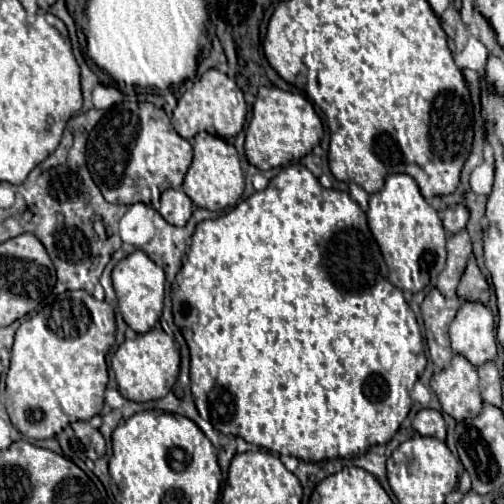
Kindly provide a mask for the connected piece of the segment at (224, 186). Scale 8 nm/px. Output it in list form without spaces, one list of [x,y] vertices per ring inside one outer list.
[[[198,132],[198,136],[194,136],[192,148],[194,148],[194,160],[184,176],[182,190],[190,196],[190,200],[196,206],[206,210],[224,210],[234,206],[244,192],[244,174],[240,168],[236,148],[224,138],[210,136],[208,132]]]

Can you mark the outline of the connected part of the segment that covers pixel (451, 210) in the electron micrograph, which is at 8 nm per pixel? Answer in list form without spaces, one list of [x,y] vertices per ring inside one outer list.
[[[450,204],[444,210],[442,222],[444,222],[444,228],[450,234],[460,232],[462,228],[466,228],[466,222],[468,222],[468,210],[466,210],[466,206],[462,206],[462,204]]]

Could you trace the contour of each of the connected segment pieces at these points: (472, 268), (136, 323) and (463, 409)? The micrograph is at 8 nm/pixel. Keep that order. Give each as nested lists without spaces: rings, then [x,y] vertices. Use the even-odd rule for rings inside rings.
[[[470,256],[468,266],[462,274],[462,280],[458,284],[458,296],[462,300],[478,300],[482,304],[488,304],[490,298],[490,286],[484,278],[484,274],[480,272],[480,268],[476,266],[476,258]]]
[[[134,250],[126,258],[122,258],[112,270],[112,284],[118,296],[118,308],[124,316],[124,322],[138,334],[148,332],[162,316],[164,304],[164,270],[154,264],[142,250]]]
[[[454,354],[450,366],[432,376],[430,386],[438,396],[442,410],[454,420],[466,420],[480,414],[482,398],[478,390],[478,374],[464,356]]]

